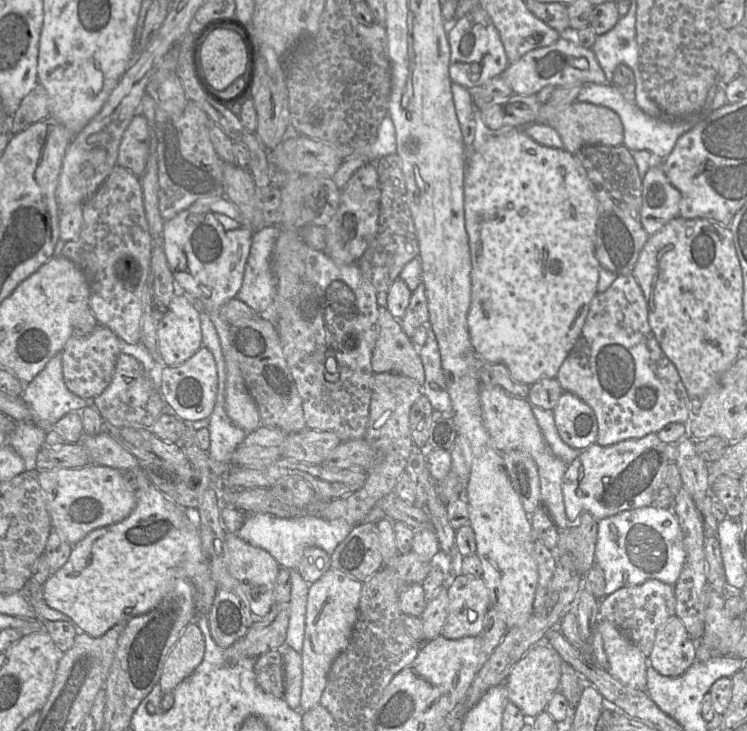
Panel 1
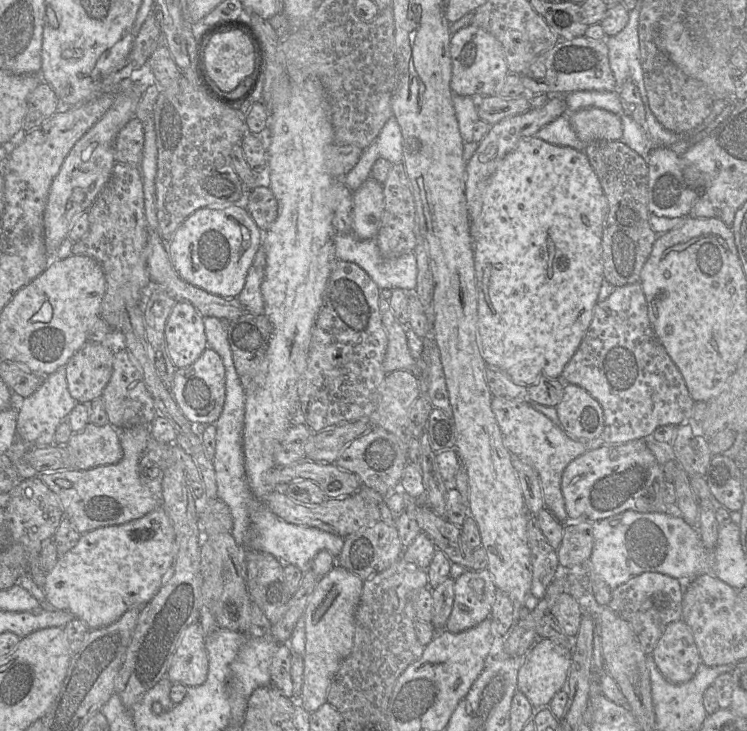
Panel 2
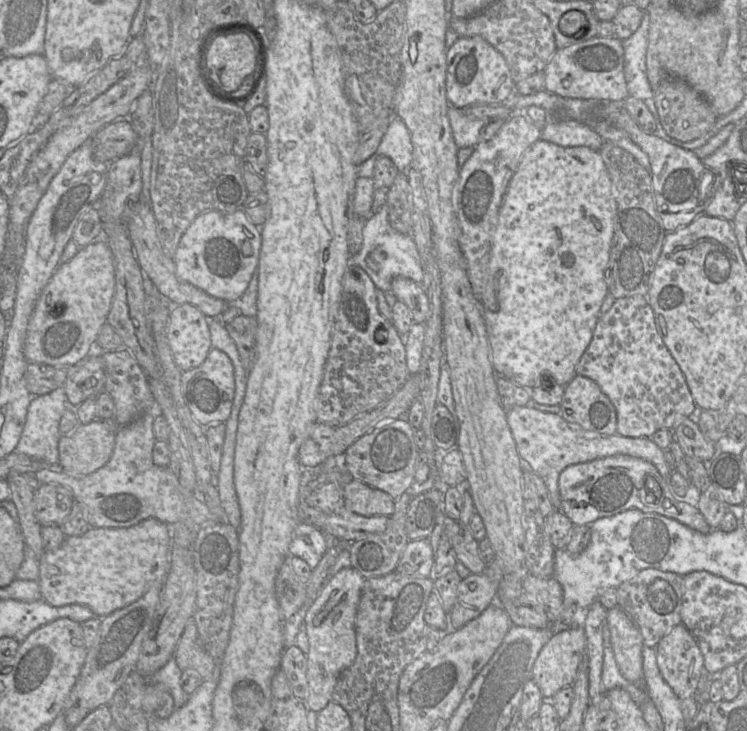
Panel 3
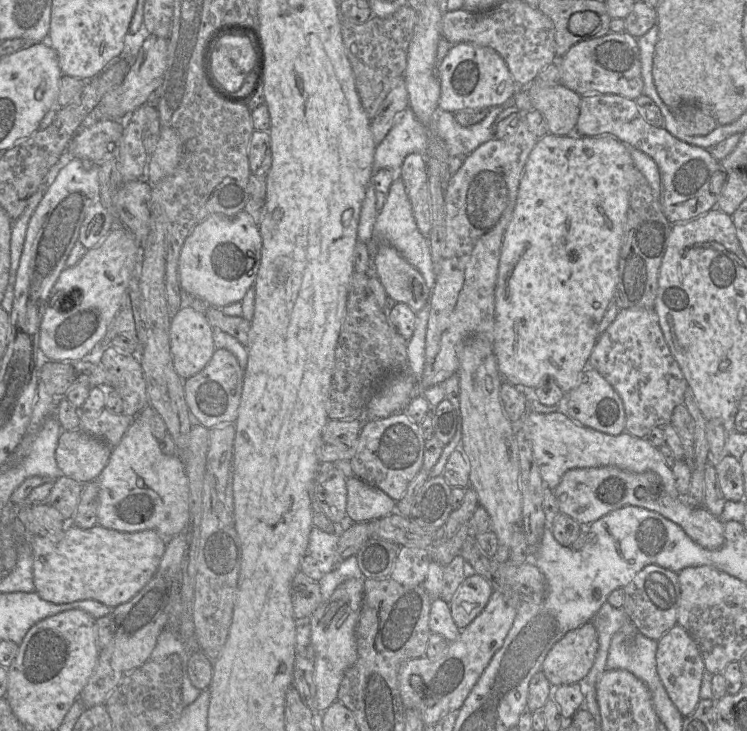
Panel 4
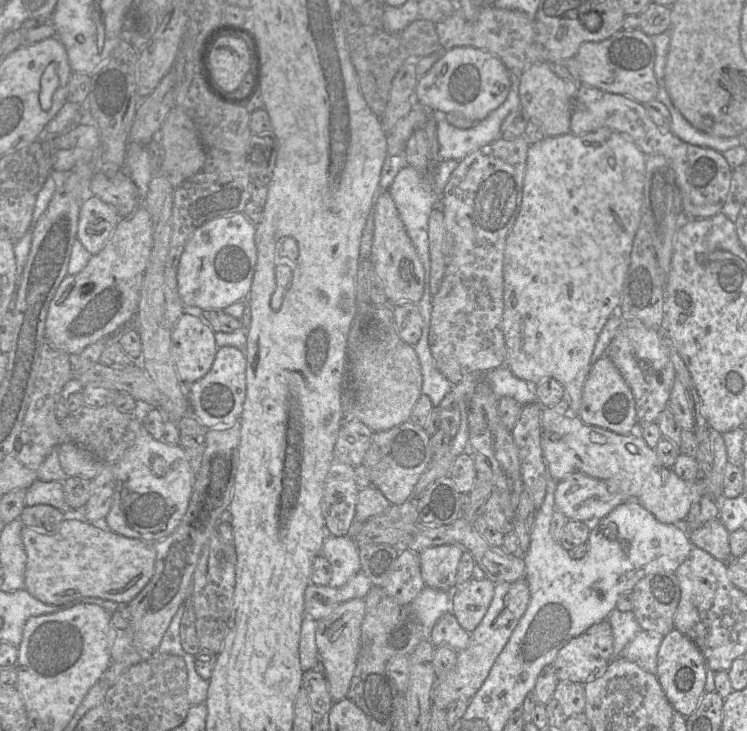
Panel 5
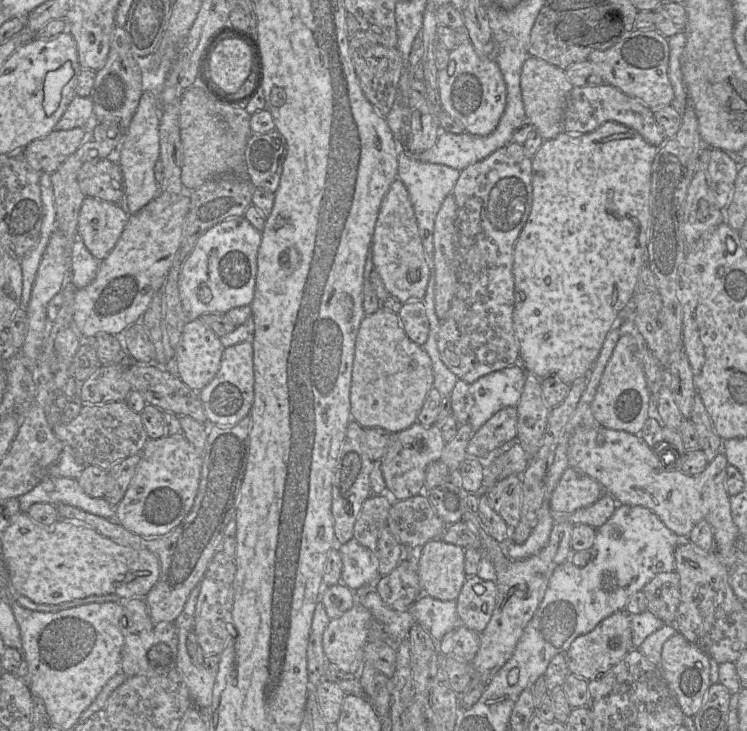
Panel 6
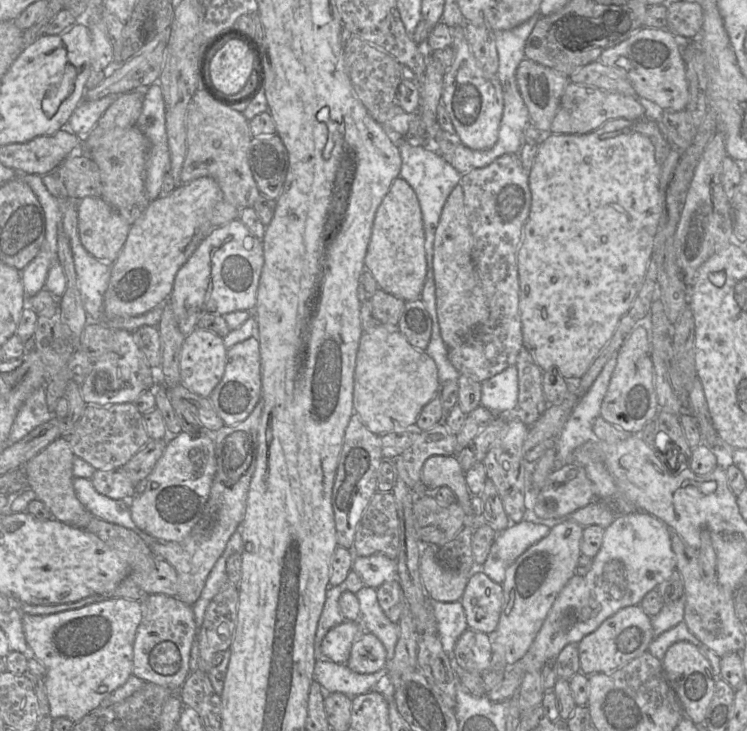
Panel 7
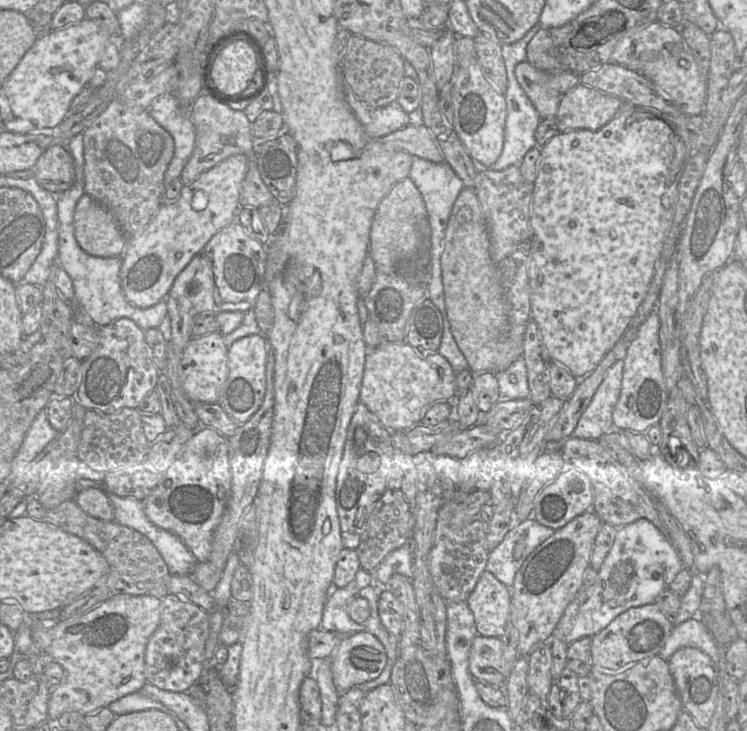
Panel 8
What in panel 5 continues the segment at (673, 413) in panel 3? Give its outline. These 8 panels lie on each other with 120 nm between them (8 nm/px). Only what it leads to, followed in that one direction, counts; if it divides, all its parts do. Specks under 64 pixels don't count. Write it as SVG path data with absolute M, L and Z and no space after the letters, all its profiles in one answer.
M637 319L623 320L604 354L615 364L633 393L638 425L657 422L660 412L668 406L675 380L669 343L663 330L648 328Z

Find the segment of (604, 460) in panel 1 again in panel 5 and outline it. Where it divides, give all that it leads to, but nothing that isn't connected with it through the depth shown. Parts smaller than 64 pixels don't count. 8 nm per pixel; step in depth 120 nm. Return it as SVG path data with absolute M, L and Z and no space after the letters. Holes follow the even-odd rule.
M580 472L567 475L558 482L555 508L568 520L602 519L617 505L629 500L623 493L612 493L600 479ZM719 518L687 531L690 542L721 561L731 560L729 533Z

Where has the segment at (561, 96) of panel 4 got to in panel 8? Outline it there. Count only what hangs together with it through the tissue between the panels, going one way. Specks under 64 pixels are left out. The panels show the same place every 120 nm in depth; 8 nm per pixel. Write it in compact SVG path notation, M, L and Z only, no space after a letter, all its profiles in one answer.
M523 61L516 65L515 75L541 119L556 117L562 95L550 87L549 73Z

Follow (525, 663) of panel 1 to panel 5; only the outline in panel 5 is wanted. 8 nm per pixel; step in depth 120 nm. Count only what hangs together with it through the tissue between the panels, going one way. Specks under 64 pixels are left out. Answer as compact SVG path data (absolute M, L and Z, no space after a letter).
M607 619L571 639L552 662L559 681L585 684L612 660L613 634Z

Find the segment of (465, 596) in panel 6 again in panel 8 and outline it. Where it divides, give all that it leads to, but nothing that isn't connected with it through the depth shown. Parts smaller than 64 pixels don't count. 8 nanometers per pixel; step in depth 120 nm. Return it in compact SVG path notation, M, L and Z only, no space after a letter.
M484 570L466 603L472 611L479 635L500 638L510 614L511 590Z

